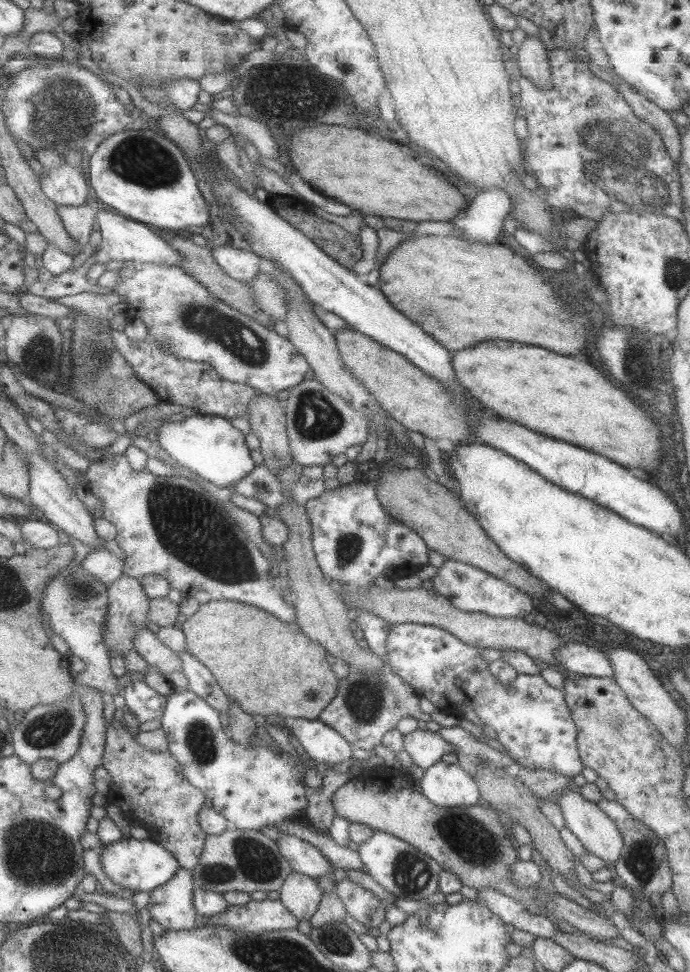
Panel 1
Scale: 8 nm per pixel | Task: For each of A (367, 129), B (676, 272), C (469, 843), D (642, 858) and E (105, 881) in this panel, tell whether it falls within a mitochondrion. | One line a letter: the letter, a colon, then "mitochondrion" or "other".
A: other
B: mitochondrion
C: mitochondrion
D: mitochondrion
E: other

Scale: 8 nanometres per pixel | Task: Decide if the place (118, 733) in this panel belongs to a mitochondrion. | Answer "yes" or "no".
no

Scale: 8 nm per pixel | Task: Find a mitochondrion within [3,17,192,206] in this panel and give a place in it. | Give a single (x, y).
(64, 111)

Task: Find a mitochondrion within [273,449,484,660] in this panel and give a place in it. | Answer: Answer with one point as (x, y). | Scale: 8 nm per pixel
(349, 546)

